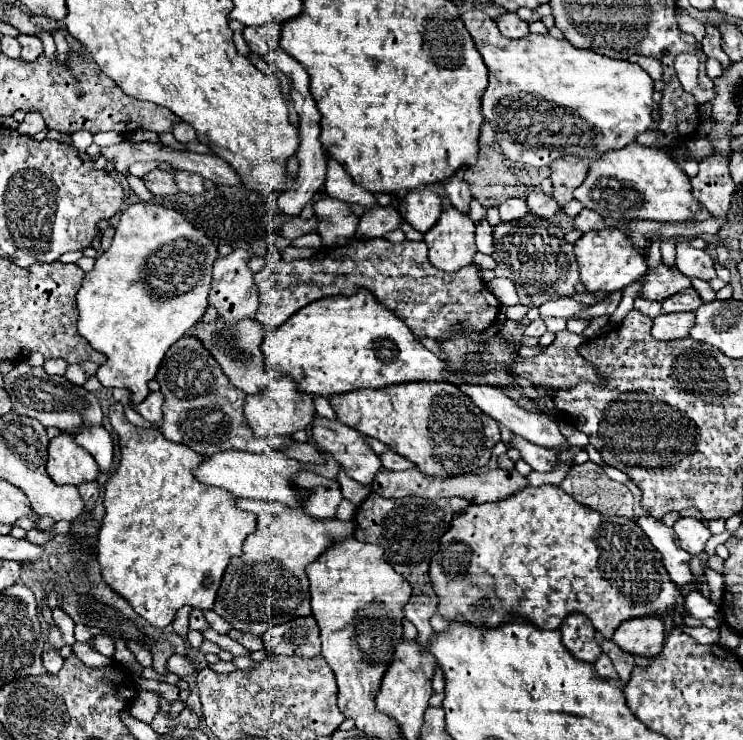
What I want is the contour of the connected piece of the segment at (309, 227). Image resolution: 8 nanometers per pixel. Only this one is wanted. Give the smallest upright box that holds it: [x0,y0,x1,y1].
[279,217,317,239]

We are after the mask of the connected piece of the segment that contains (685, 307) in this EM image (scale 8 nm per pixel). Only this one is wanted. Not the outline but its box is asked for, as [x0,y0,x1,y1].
[661,287,701,313]

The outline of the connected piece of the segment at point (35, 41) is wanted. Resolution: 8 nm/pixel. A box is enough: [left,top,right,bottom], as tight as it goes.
[17,35,43,61]

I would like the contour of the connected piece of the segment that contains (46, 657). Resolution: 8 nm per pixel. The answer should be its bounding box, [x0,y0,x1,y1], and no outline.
[43,649,63,673]

